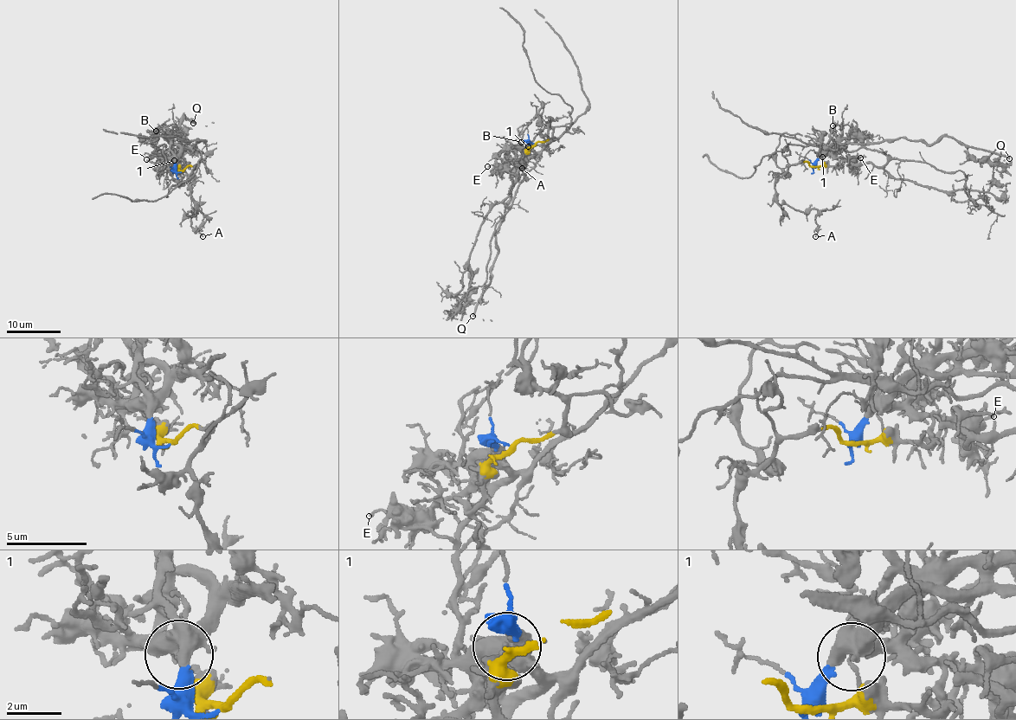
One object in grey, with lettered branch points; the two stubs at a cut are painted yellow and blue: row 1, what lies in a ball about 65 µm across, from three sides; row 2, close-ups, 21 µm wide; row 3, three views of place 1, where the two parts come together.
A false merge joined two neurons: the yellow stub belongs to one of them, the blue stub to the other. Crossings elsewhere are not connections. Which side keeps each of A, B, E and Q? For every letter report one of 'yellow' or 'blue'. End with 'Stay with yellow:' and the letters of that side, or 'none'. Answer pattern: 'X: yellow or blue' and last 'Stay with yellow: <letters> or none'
A: yellow
B: blue
E: blue
Q: blue
Stay with yellow: A

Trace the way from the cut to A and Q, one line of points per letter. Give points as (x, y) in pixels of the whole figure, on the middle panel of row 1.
A: (535, 143), (551, 137), (549, 119), (522, 148), (522, 158), (516, 161), (522, 167)
Q: (534, 143), (524, 152), (525, 161), (496, 233), (491, 283), (472, 315)

